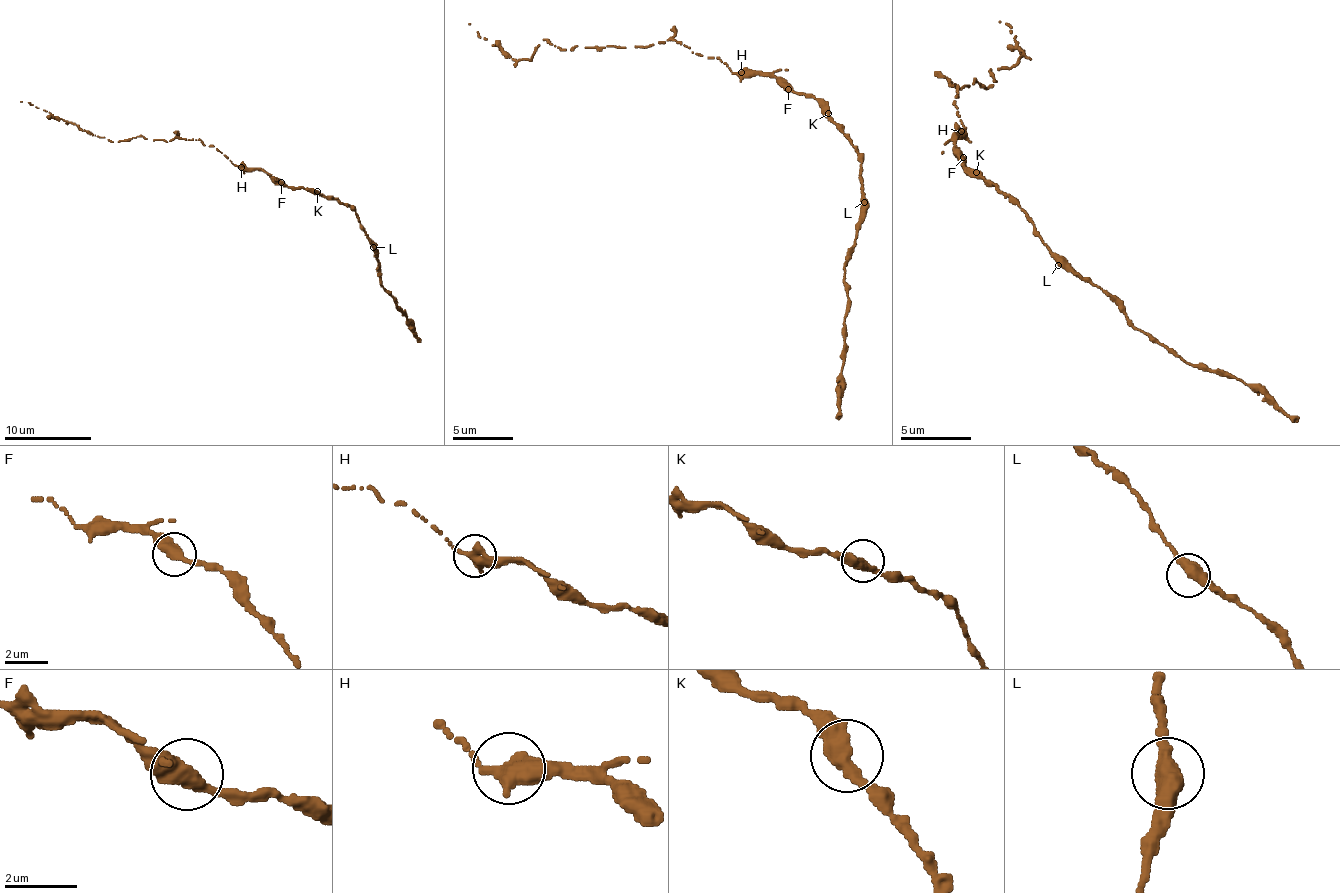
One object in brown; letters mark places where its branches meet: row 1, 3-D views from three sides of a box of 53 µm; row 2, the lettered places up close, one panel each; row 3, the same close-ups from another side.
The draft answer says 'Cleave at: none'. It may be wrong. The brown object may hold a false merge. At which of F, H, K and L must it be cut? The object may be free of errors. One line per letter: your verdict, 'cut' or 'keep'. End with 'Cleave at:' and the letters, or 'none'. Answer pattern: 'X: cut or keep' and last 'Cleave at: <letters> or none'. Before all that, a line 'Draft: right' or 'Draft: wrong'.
Draft: wrong
F: keep
H: cut
K: keep
L: keep
Cleave at: H

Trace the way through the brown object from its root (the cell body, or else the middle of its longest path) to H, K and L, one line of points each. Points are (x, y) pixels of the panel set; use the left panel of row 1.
H: (279, 185), (262, 169), (241, 167)
K: (279, 185), (317, 191)
L: (279, 185), (304, 187), (342, 202), (356, 213), (361, 228), (373, 247)

